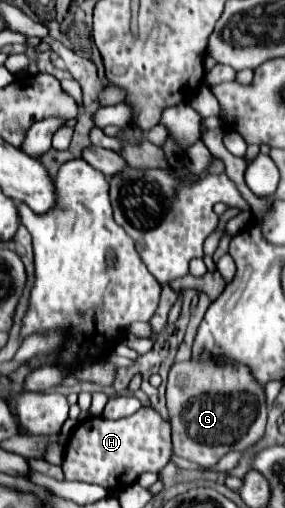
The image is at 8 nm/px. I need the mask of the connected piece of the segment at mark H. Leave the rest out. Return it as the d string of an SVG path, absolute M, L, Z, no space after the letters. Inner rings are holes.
M141 407L137 413L125 419L105 419L105 417L87 417L81 421L73 435L67 441L65 447L65 461L61 465L65 481L85 481L85 483L97 483L111 491L121 491L137 481L137 477L145 471L159 473L171 459L171 431L169 423L153 409L153 407Z

